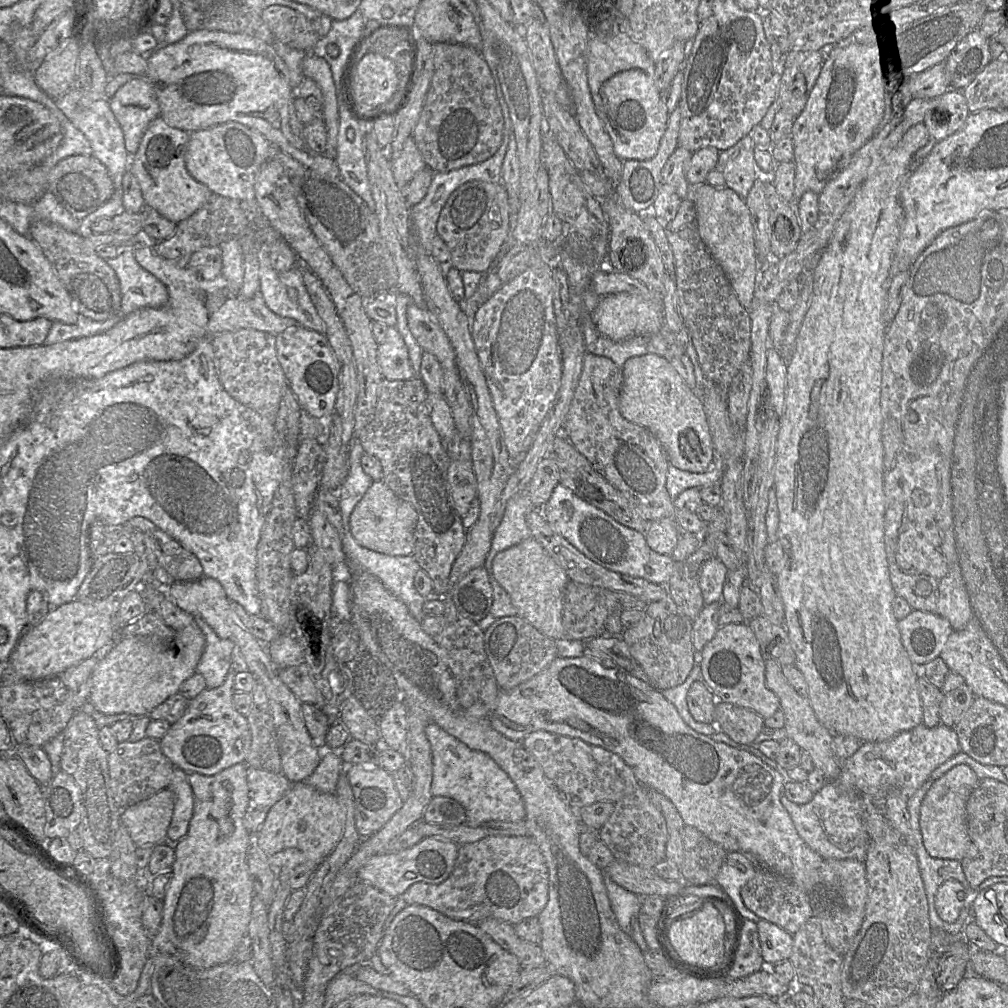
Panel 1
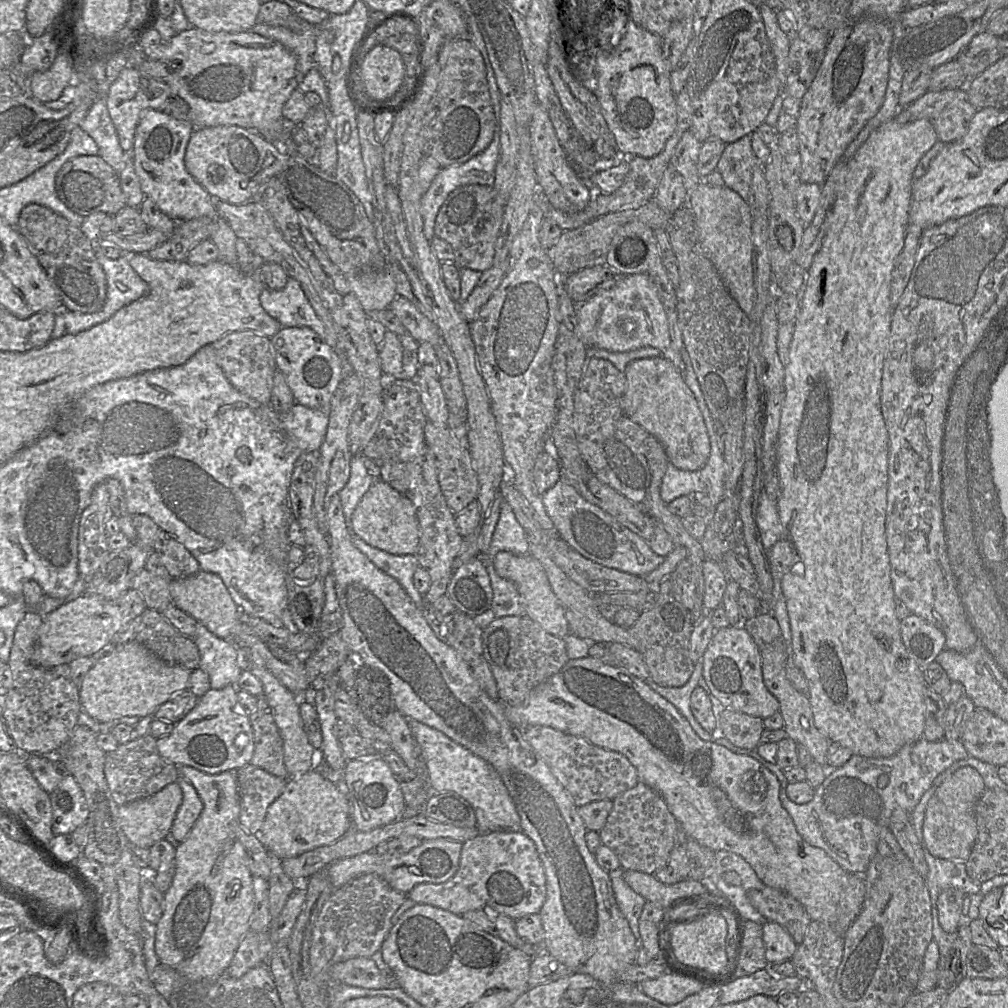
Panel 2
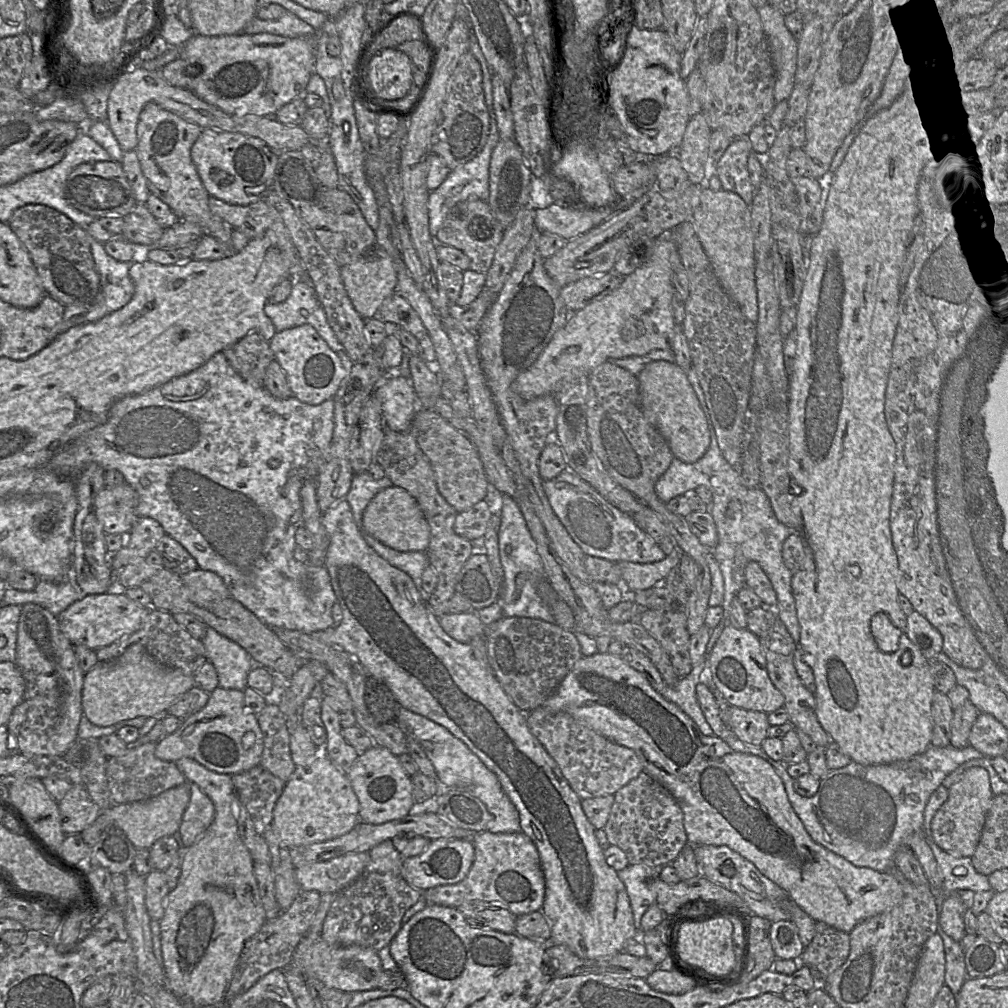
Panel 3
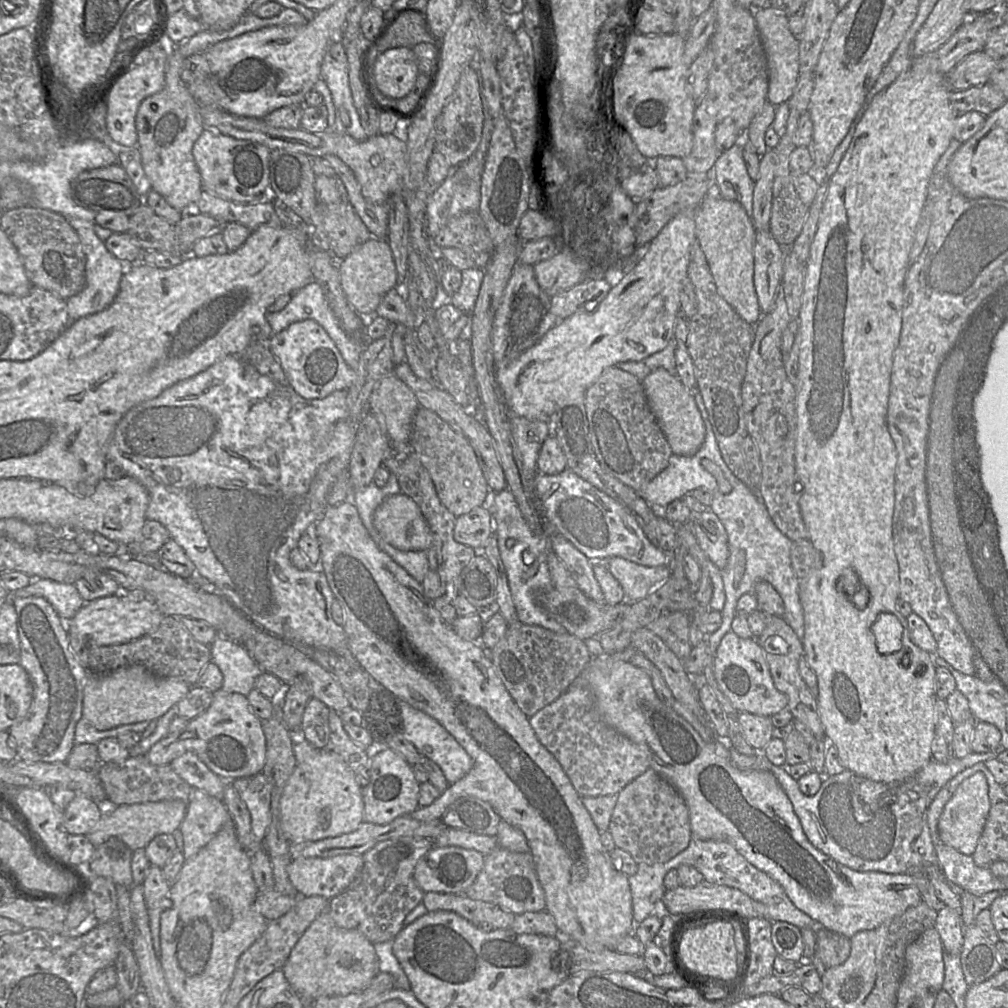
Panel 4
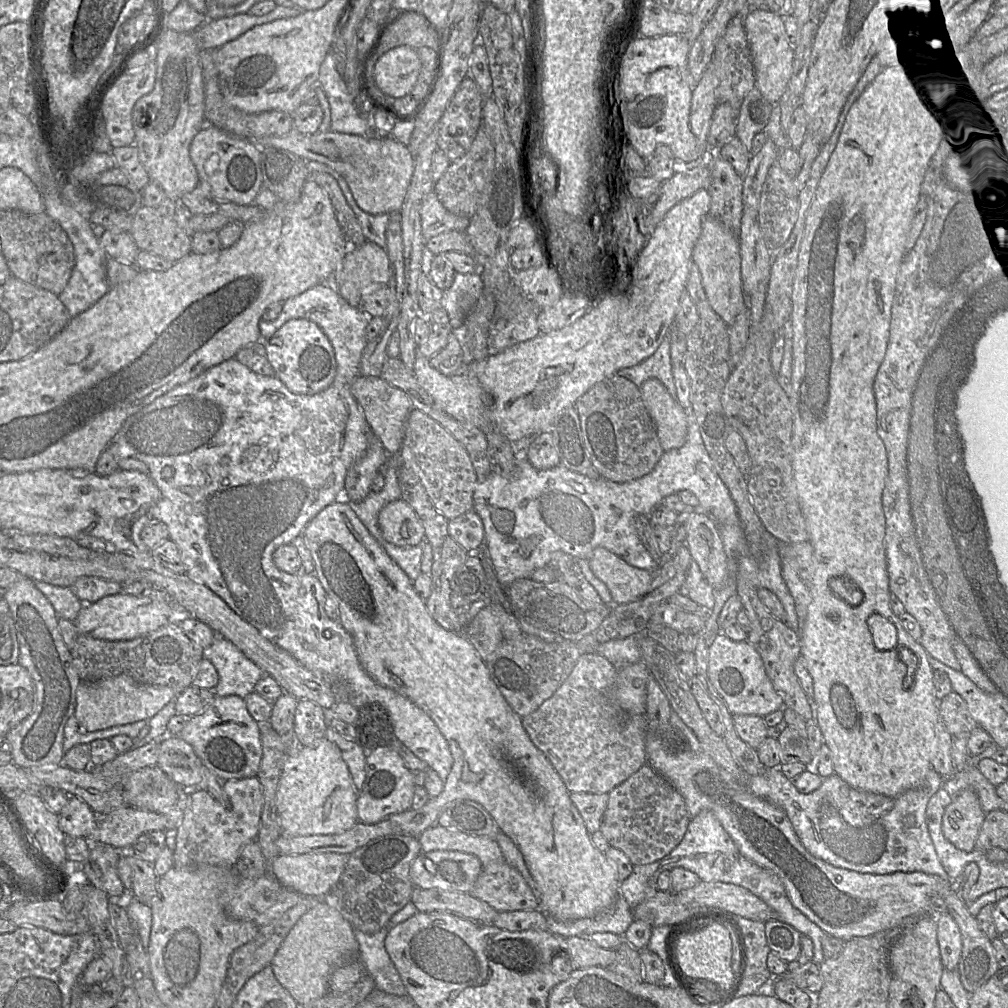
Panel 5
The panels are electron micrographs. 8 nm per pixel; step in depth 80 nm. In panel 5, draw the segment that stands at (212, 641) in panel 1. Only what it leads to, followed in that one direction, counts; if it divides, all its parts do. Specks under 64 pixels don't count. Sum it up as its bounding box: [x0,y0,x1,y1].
[205,635,264,699]

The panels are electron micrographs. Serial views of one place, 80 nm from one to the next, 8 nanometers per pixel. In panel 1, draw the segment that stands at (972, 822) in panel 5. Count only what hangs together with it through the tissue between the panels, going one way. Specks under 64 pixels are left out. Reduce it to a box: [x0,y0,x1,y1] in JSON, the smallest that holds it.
[920,764,979,861]

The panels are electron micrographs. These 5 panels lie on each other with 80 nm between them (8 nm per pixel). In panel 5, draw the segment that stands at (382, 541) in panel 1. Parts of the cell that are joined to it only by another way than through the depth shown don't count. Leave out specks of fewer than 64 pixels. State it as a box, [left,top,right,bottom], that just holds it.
[378,498,426,546]

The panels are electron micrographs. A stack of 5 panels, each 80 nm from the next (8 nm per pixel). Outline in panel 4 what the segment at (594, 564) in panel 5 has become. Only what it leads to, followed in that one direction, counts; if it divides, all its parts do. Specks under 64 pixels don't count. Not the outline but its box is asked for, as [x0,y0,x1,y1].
[605,557,670,601]

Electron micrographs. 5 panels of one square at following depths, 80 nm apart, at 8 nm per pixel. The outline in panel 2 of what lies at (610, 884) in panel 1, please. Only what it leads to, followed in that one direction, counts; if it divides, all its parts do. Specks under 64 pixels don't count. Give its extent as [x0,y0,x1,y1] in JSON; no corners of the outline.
[608,867,646,947]

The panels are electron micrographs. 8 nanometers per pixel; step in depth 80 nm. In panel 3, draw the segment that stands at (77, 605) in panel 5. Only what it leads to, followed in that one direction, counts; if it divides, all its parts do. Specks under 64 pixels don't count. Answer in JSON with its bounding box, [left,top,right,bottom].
[2,580,83,616]

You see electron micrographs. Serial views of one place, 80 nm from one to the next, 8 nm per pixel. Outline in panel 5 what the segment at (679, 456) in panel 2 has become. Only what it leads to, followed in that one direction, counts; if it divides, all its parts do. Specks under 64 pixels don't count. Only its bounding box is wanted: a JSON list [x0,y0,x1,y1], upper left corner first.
[640,378,688,450]

